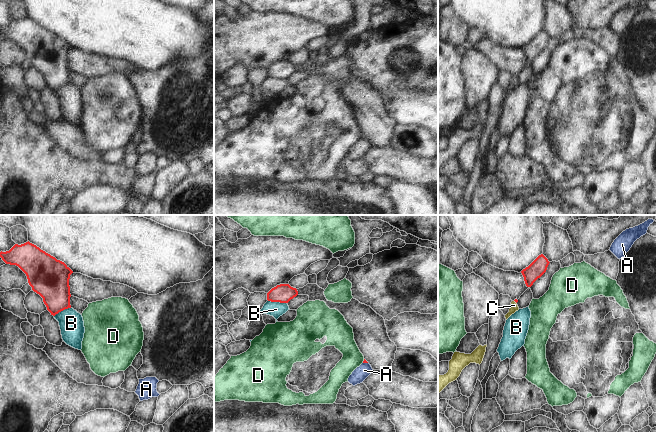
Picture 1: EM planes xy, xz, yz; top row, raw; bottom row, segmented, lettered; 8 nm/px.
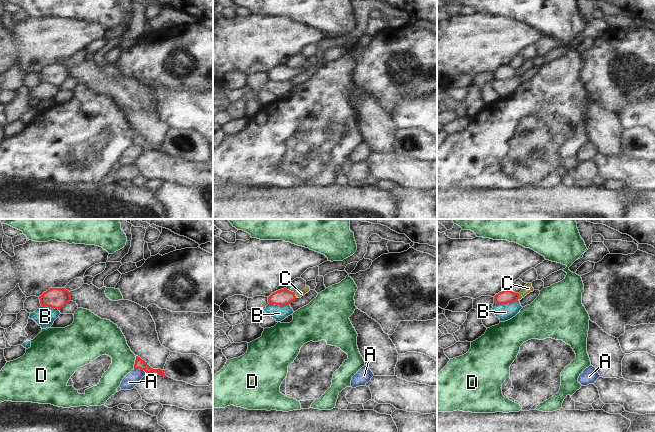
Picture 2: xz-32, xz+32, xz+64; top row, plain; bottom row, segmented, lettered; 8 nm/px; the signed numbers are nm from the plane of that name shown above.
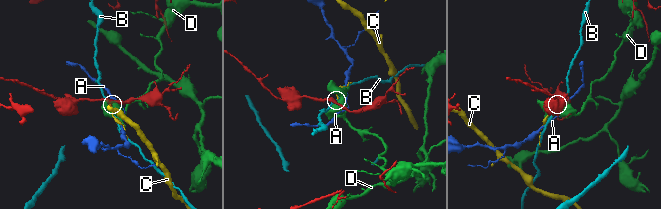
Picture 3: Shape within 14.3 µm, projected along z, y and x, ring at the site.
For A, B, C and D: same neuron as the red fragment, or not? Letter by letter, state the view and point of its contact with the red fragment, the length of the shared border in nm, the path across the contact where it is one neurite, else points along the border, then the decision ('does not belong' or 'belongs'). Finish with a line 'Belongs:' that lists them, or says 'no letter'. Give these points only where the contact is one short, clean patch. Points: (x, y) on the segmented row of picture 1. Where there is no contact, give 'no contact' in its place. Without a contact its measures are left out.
A: contact xz (365, 362); length 40 nm; border xz (363, 362), (367, 363); does not belong
B: contact xz (277, 301); length 150 nm; border xz (268, 300), (286, 303); does not belong
C: contact yz (515, 301); length 40 nm; way yz (515, 300), (515, 301), (514, 307); belongs
D: contact xz (363, 361); length 40 nm; does not belong
Belongs: C

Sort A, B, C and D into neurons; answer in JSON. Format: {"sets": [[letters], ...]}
{"sets": [["A"], ["B"], ["C"], ["D"]]}

